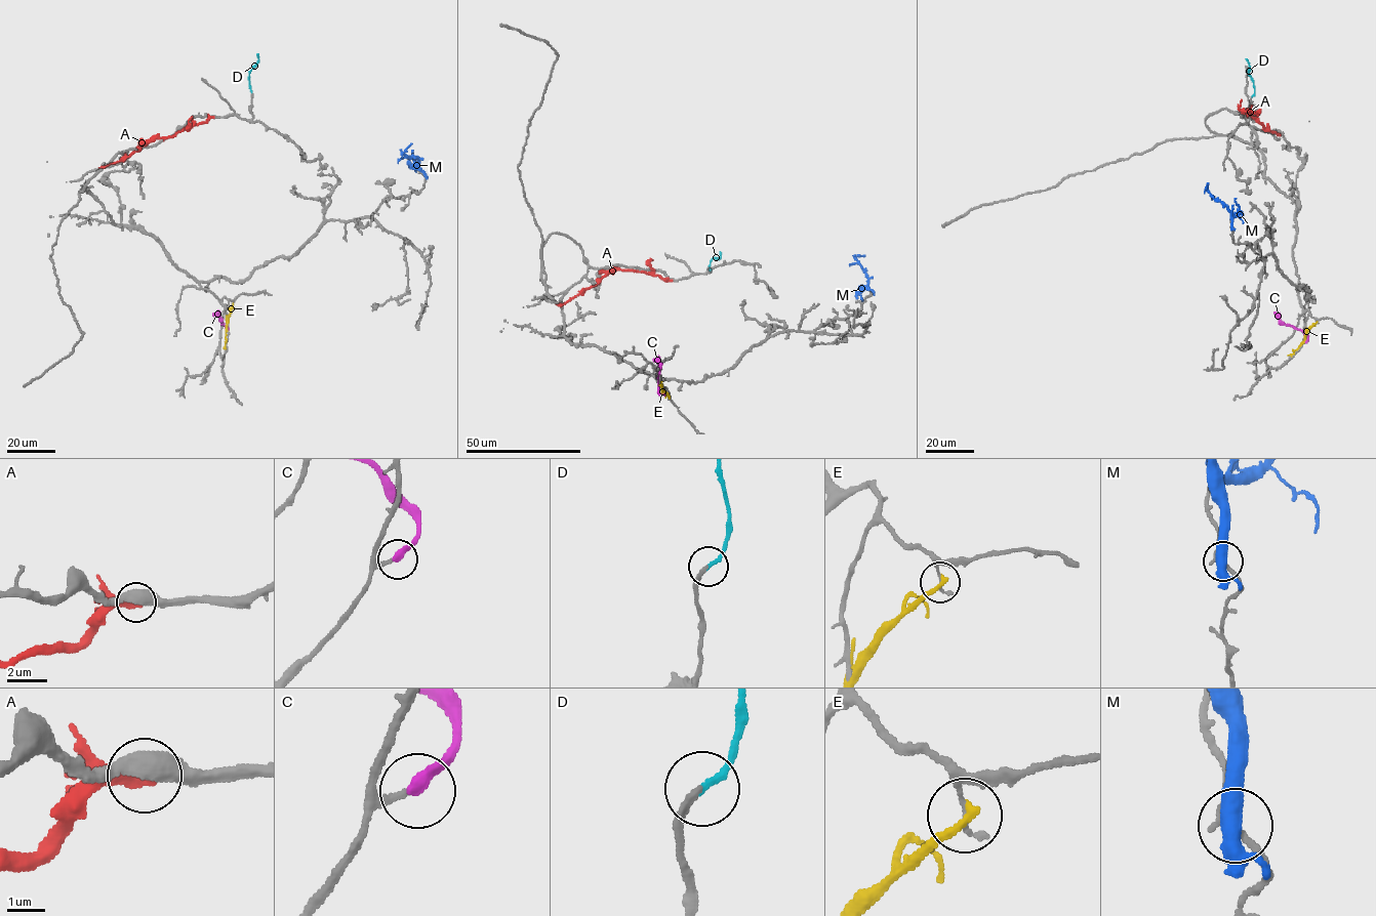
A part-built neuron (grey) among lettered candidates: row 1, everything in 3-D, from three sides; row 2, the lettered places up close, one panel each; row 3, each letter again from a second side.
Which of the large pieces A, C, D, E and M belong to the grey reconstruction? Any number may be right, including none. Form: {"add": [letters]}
{"add": ["D"]}

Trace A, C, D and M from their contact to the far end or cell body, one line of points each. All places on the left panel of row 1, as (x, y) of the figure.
A: (212, 117), (205, 122), (189, 124), (172, 136), (152, 138), (122, 160), (98, 167)
C: (228, 329), (219, 321), (217, 311)
D: (251, 92), (249, 73), (257, 61), (257, 54)
M: (425, 175), (418, 159), (403, 154), (411, 143)

